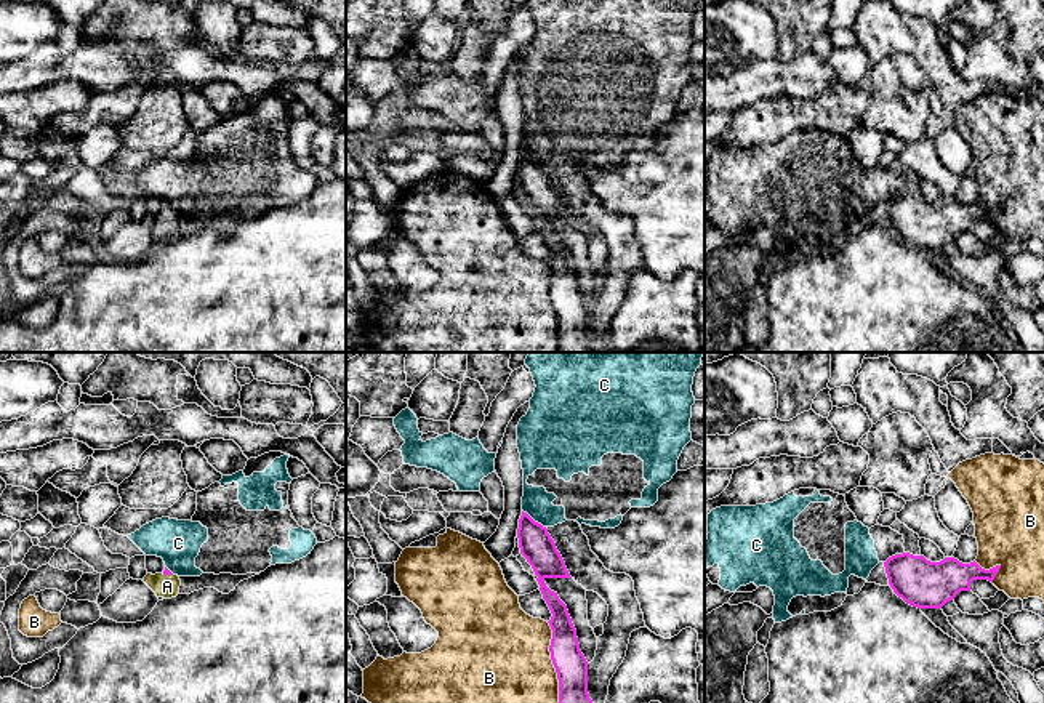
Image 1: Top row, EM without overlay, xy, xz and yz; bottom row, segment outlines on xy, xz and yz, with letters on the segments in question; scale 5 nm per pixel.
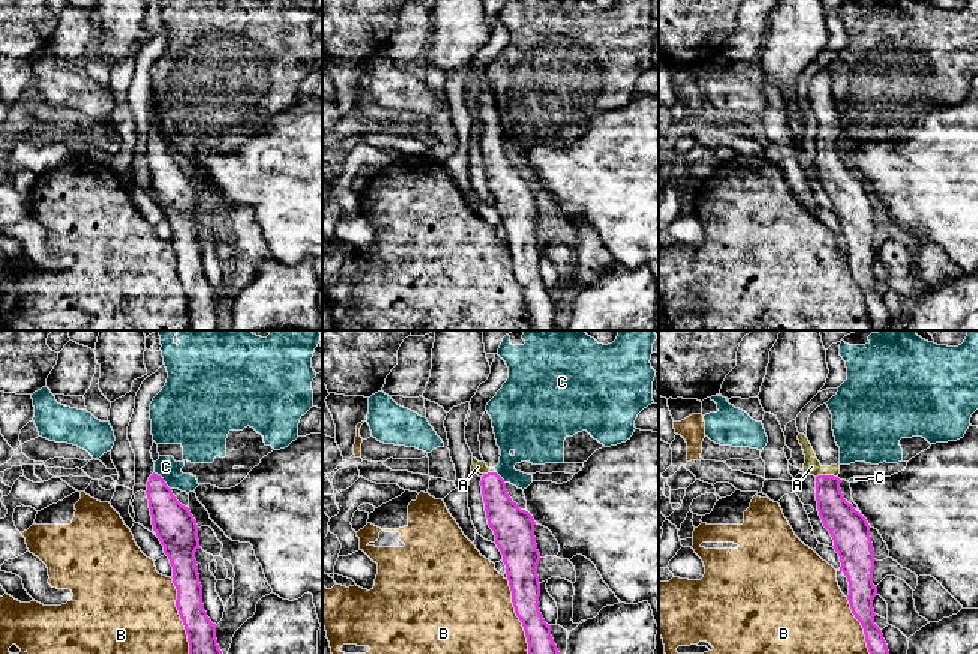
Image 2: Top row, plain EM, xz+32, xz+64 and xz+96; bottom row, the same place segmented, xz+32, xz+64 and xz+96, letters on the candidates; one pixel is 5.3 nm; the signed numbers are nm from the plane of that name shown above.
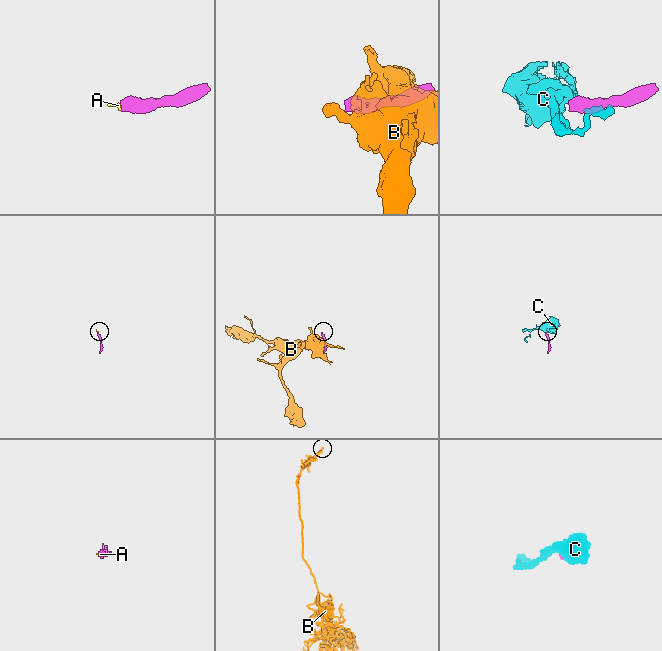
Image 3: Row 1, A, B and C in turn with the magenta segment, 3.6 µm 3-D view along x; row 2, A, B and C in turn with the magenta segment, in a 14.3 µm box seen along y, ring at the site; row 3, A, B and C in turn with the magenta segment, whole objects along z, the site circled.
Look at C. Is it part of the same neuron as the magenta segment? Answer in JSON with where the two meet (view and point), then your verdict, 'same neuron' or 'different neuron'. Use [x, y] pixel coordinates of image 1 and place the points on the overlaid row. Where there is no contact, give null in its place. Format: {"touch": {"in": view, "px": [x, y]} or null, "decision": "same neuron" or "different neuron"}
{"touch": {"in": "xz", "px": [532, 519]}, "decision": "different neuron"}

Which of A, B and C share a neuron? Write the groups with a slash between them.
A / B / C

